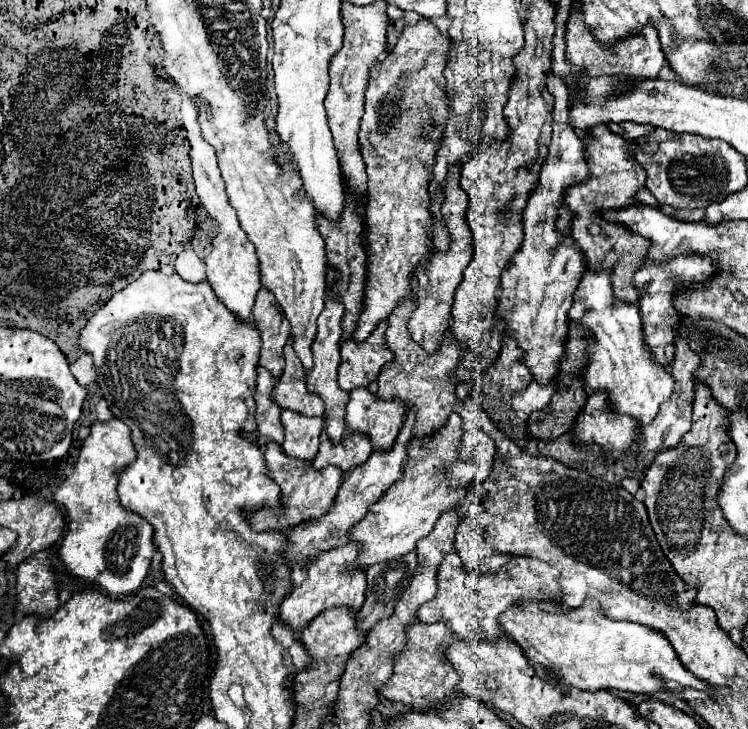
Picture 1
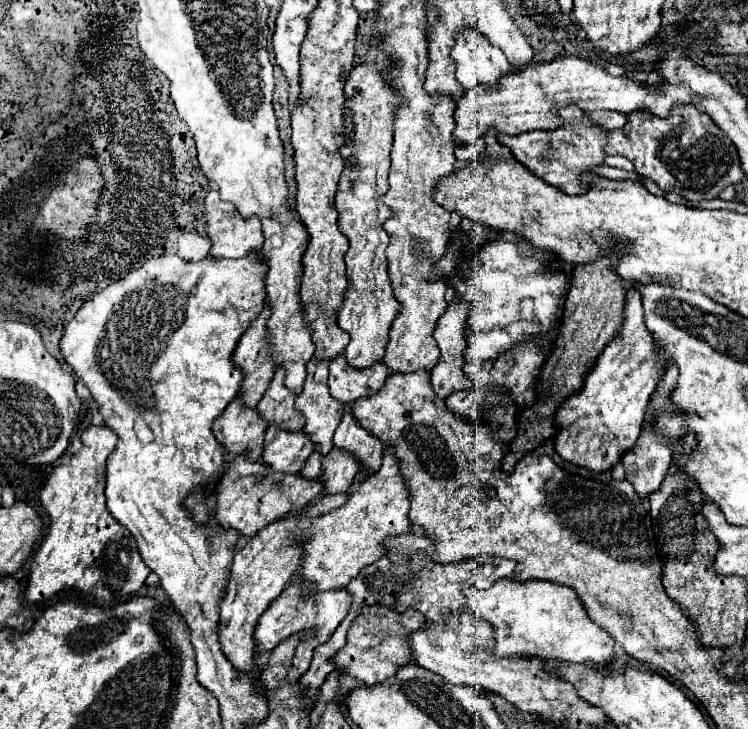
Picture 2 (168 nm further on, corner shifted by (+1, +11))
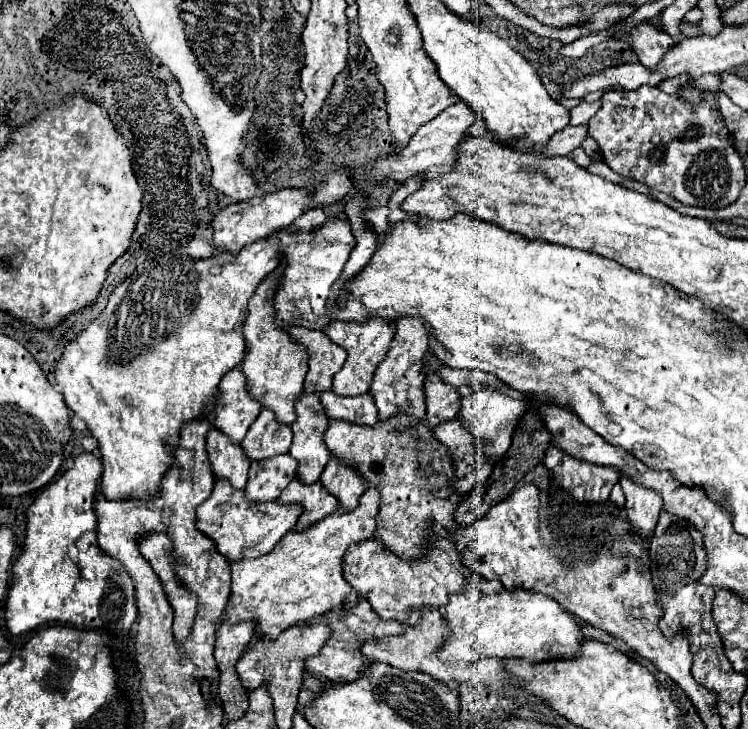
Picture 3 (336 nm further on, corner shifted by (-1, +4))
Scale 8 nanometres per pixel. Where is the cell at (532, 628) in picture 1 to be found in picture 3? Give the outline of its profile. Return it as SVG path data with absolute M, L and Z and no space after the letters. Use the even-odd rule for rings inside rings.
M472 574L470 588L448 598L450 602L444 610L452 634L438 654L444 662L470 664L484 656L544 662L548 658L570 658L584 642L578 620L554 598L534 590L518 588L510 592L500 582L488 582Z

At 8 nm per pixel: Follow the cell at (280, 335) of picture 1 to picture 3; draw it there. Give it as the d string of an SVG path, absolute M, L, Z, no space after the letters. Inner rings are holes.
M236 366L228 370L220 380L220 404L214 408L214 426L240 444L260 410L262 404L248 392L242 368Z

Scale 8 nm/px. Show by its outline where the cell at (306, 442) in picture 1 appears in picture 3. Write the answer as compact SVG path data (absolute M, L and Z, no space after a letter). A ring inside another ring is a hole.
M288 452L280 456L272 456L268 460L256 460L250 466L246 496L252 502L268 502L276 500L280 492L290 484L296 476L298 460L292 458Z

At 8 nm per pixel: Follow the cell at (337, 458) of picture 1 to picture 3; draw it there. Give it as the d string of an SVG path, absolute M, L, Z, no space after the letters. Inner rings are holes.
M294 478L288 484L288 488L284 488L278 502L282 502L282 504L298 502L304 506L304 512L302 512L296 528L308 528L308 524L314 524L316 520L322 520L324 516L328 516L328 514L336 512L336 508L340 508L340 500L336 496L332 496L320 482L304 484L298 478Z

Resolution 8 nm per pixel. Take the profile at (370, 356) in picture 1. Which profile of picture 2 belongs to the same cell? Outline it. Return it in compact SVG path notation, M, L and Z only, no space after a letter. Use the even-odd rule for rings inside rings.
M344 355L336 357L330 363L330 377L328 377L328 387L332 397L340 403L352 403L358 397L368 397L374 395L378 389L382 389L386 381L386 365L376 363L370 369L350 369L346 367Z

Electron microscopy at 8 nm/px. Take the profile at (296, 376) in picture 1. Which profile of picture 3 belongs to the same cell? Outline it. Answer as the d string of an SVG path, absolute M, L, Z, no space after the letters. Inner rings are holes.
M262 408L256 422L250 426L246 438L242 440L242 448L250 460L262 460L270 456L278 456L290 450L292 430L288 424L276 420L276 414L268 408Z

